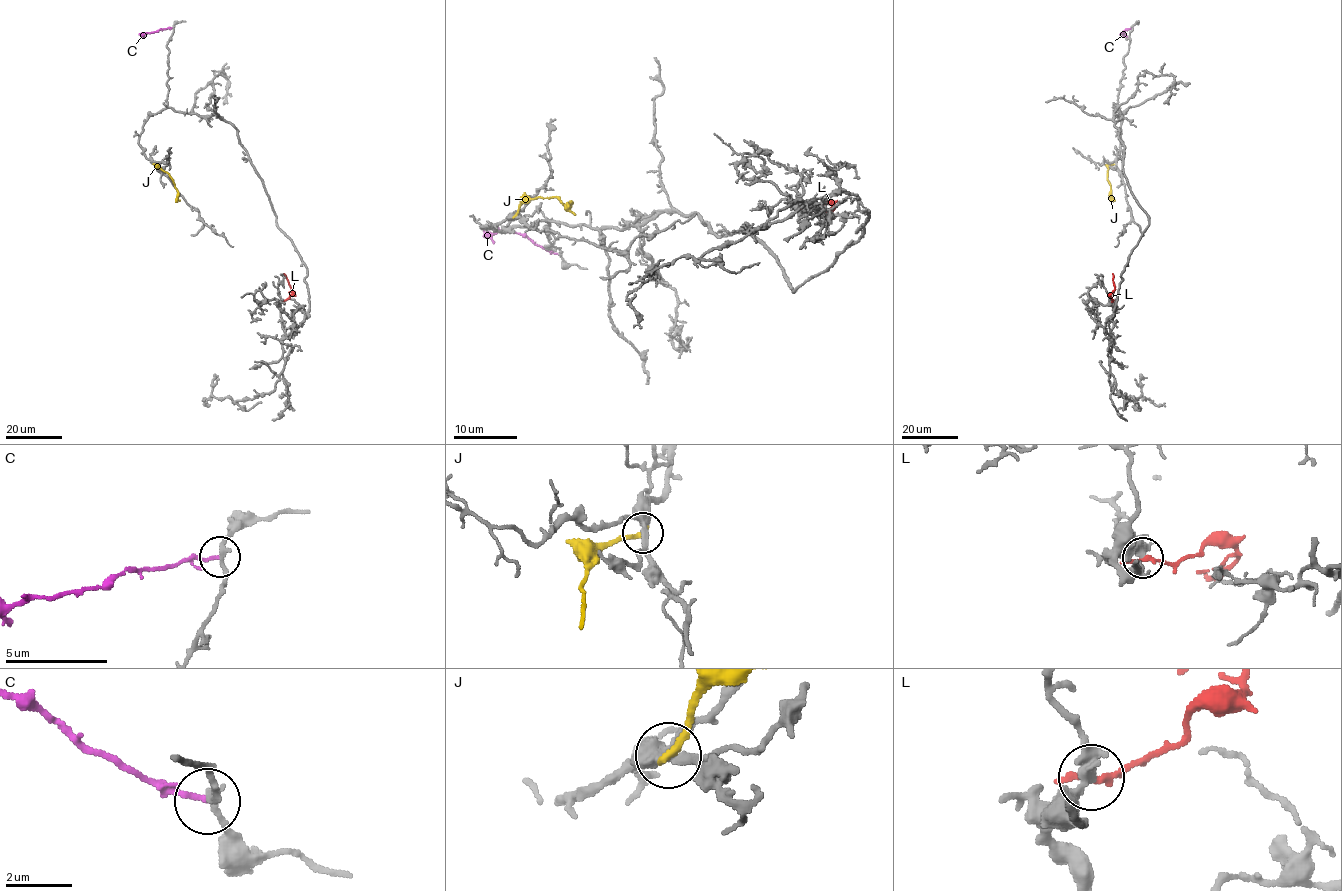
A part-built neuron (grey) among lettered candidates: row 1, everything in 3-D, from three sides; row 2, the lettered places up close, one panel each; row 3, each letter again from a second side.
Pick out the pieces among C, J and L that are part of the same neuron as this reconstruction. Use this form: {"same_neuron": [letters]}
{"same_neuron": []}

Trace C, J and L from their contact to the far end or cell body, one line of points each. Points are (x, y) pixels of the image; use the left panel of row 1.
C: (173, 27), (139, 34)
J: (153, 164), (169, 175), (180, 200)
L: (281, 301), (294, 293), (283, 273)

